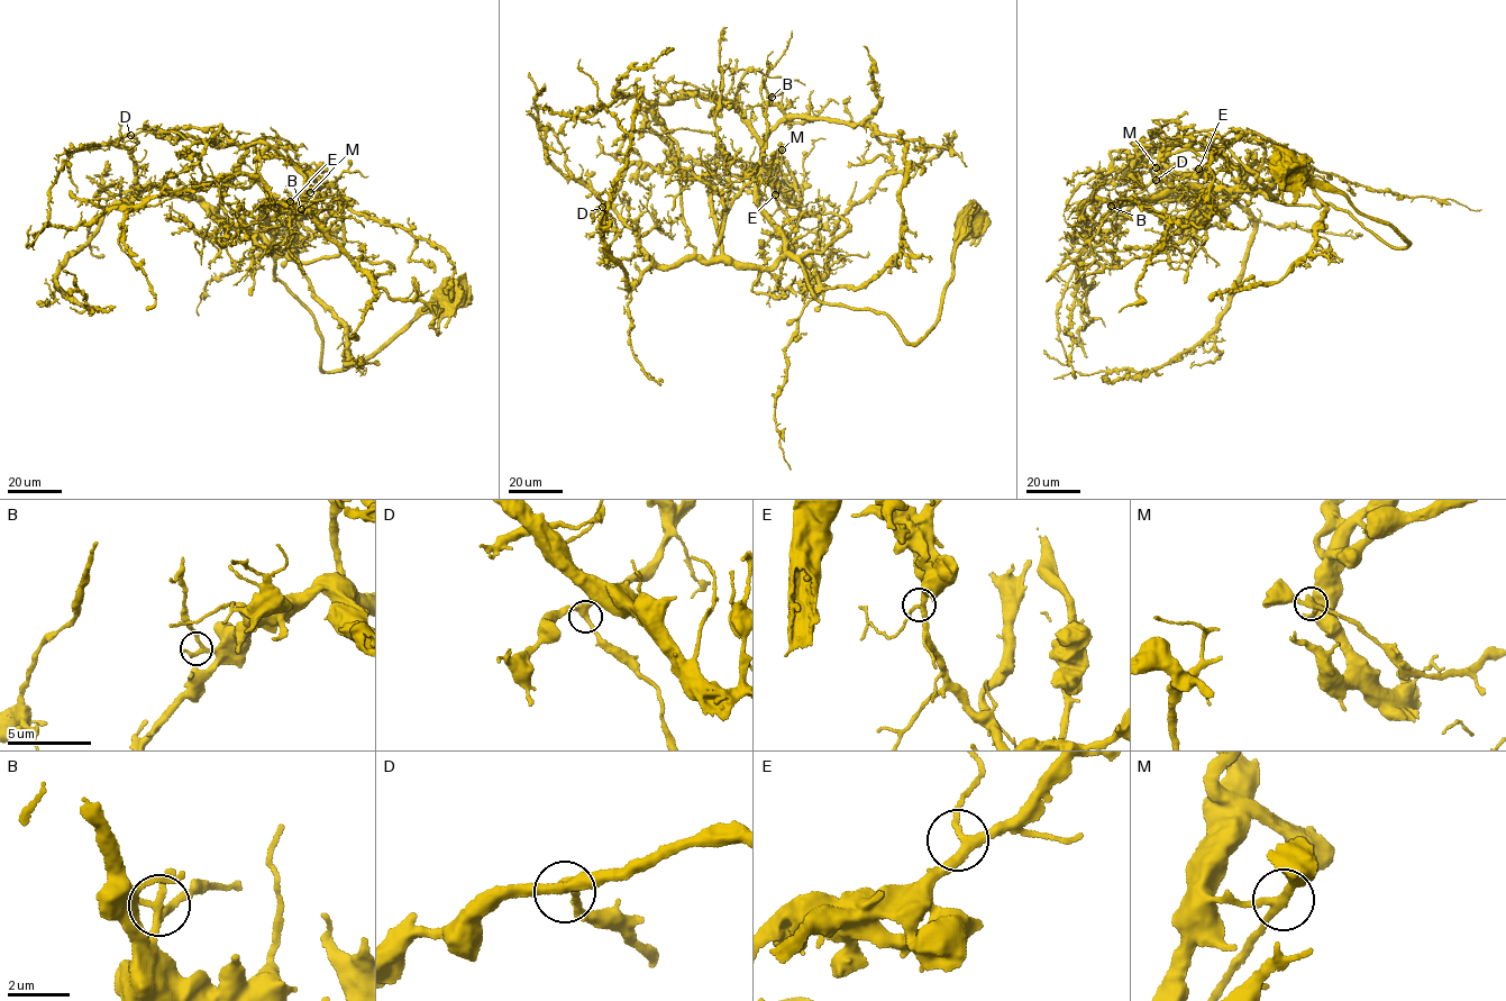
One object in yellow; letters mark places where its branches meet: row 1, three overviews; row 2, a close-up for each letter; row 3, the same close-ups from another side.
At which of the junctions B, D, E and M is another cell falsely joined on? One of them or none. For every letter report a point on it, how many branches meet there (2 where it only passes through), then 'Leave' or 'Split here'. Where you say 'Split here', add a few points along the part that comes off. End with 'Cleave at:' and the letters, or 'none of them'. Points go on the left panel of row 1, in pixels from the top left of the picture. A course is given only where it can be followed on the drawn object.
B: Place: (301, 209). Branches: 3. Leave
D: Place: (130, 135). Branches: 3. Leave
E: Place: (290, 201). Branches: 3. Leave
M: Place: (310, 192). Branches: 3. Split here. Course of the part to remove: (310, 192), (299, 207), (289, 202), (299, 199), (299, 209), (283, 223), (349, 199)
Cleave at: M

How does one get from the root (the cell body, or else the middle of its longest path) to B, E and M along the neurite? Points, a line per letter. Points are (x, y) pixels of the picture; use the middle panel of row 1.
B: (973, 216), (937, 322), (914, 343), (884, 314), (820, 301), (758, 196), (765, 142), (784, 117), (772, 97)
E: (973, 216), (937, 322), (911, 343), (884, 314), (818, 299), (802, 263), (785, 249), (792, 220), (775, 194)
M: (973, 216), (936, 325), (909, 343), (884, 314), (830, 305), (812, 292), (758, 196), (761, 167), (781, 149)

